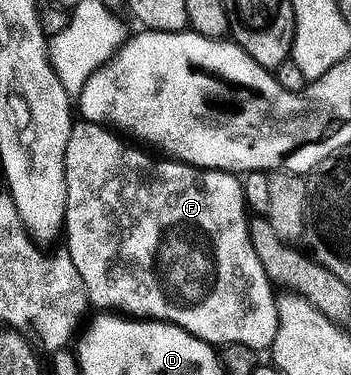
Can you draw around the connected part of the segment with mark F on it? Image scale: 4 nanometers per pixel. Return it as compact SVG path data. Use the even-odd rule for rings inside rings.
M85 120L75 121L72 136L68 140L68 156L66 157L66 179L68 180L68 204L66 205L66 229L64 231L65 253L72 256L72 264L76 264L76 272L84 279L84 288L88 288L90 305L98 312L117 312L135 320L167 322L179 326L184 332L209 342L215 348L244 344L259 352L269 351L276 340L276 332L280 328L278 315L278 299L276 287L271 282L268 272L264 272L264 264L260 264L260 256L256 256L256 248L252 248L250 235L251 219L246 218L246 194L242 191L243 179L237 174L229 174L223 170L201 170L198 166L188 166L185 162L162 160L157 162L137 150L137 145L123 140L113 129L97 122Z

